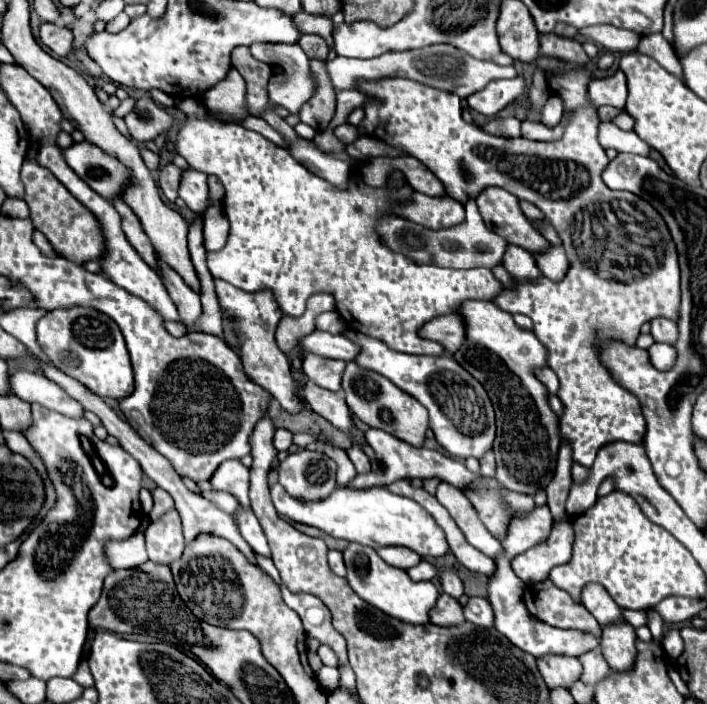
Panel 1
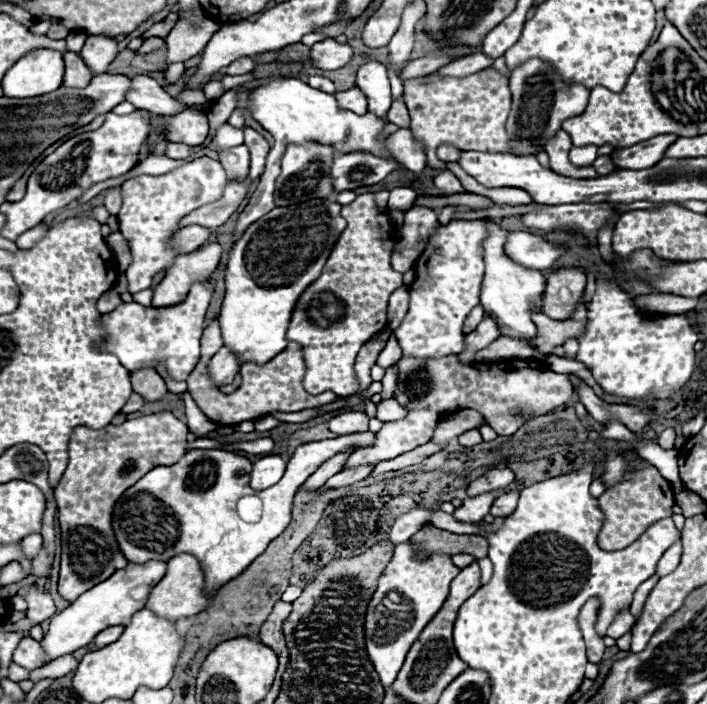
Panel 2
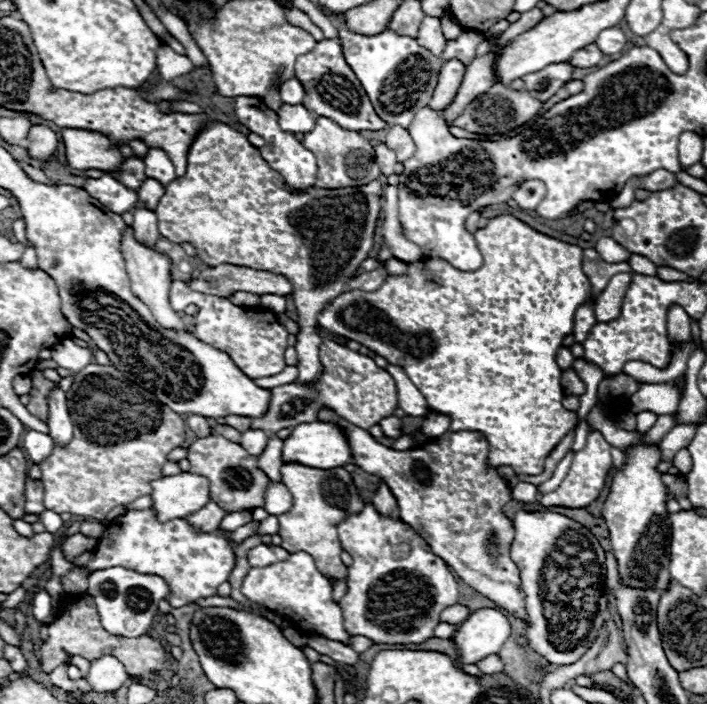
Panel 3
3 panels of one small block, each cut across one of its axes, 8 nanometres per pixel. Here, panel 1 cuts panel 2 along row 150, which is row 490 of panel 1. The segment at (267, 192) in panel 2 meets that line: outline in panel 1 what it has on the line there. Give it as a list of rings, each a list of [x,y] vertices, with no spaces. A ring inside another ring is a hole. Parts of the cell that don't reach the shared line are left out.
[[[280,484],[270,486],[272,502],[280,516],[286,516],[294,522],[316,526],[334,538],[342,538],[348,542],[358,542],[370,548],[384,546],[404,546],[424,556],[444,556],[448,552],[446,536],[442,528],[434,522],[434,518],[414,500],[392,494],[386,488],[368,488],[368,490],[350,490],[338,488],[322,502],[298,502],[290,498]]]

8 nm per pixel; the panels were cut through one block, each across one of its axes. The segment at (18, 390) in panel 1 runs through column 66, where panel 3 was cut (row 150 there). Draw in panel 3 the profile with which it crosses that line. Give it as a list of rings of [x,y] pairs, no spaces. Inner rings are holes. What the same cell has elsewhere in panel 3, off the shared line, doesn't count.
[[[390,126],[384,144],[388,148],[394,148],[394,152],[398,156],[398,162],[408,160],[416,152],[416,146],[414,146],[414,140],[412,140],[410,132],[406,128],[402,128],[402,126]]]

